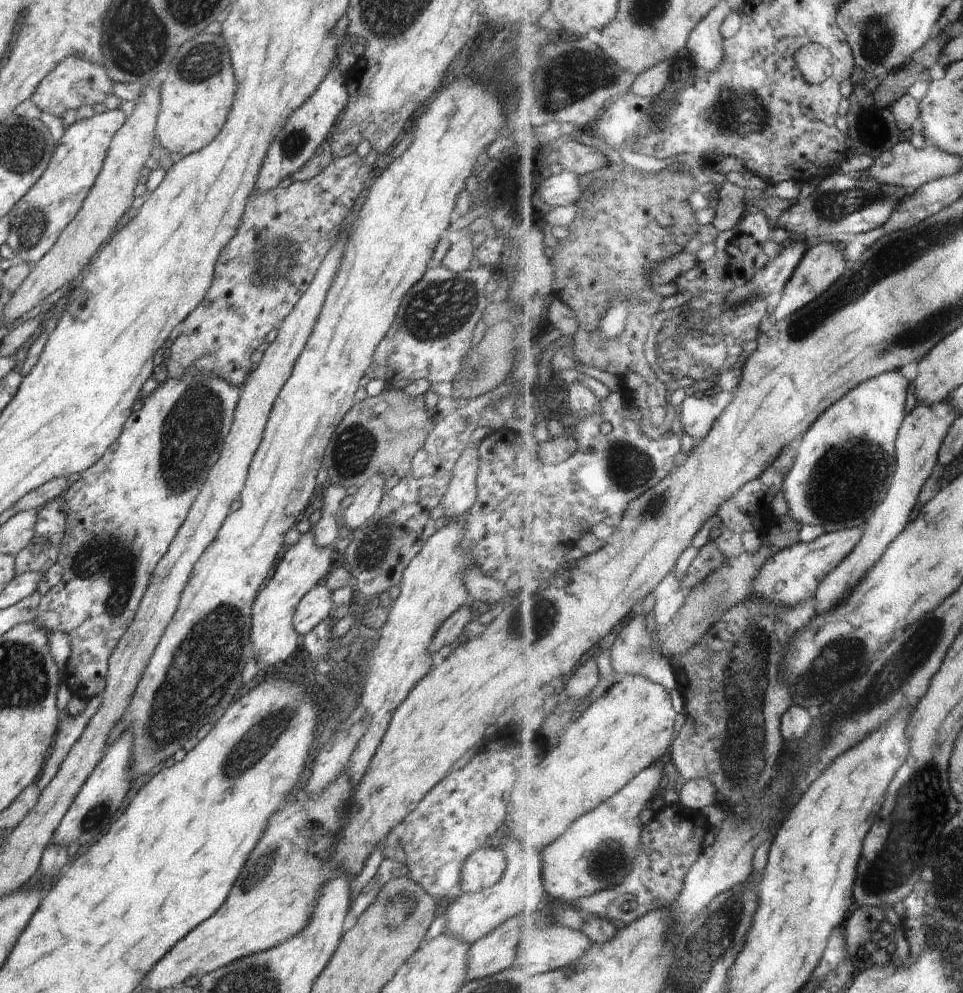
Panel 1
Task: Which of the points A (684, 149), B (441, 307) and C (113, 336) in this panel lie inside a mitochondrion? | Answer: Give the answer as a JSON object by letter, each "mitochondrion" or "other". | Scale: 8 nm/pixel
{"A":"other","B":"mitochondrion","C":"mitochondrion"}

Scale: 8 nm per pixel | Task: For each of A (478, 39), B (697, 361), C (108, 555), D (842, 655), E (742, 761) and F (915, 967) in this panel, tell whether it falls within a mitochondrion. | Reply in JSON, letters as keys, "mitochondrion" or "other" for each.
{"A":"other","B":"mitochondrion","C":"mitochondrion","D":"mitochondrion","E":"mitochondrion","F":"other"}

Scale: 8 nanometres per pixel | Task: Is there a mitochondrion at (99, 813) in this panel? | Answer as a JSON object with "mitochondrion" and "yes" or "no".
{"mitochondrion":"yes"}

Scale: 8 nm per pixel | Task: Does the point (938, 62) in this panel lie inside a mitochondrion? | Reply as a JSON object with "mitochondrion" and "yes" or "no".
{"mitochondrion":"no"}

